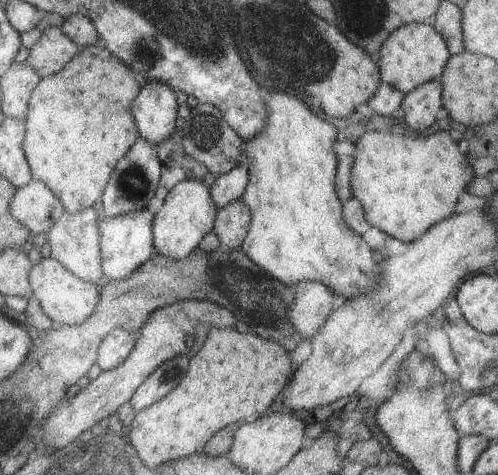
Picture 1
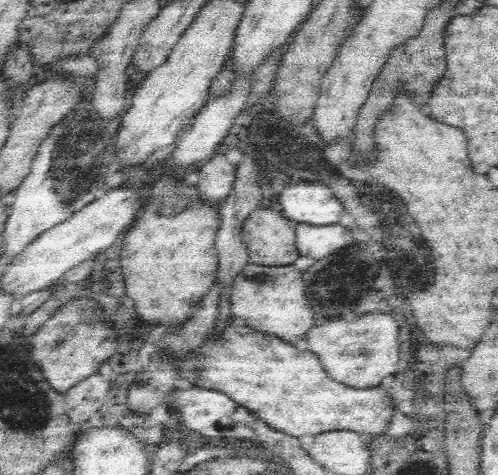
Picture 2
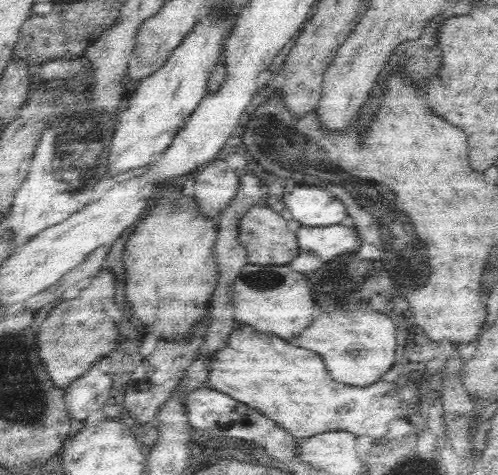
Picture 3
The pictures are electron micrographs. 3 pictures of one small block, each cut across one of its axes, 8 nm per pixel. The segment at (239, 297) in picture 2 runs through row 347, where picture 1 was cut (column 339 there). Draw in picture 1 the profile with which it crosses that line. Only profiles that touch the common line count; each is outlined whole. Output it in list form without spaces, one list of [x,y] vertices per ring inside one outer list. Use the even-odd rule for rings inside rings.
[[[301,282],[295,286],[293,294],[291,324],[301,336],[309,338],[323,326],[333,310],[345,302],[345,296],[339,296],[331,288],[317,282]]]

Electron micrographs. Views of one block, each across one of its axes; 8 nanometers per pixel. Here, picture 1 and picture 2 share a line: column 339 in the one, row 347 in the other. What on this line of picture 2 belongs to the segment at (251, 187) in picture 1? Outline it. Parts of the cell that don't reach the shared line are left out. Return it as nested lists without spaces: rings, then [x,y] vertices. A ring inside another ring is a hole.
[[[234,322],[216,340],[220,340],[220,346],[212,348],[206,344],[198,356],[188,354],[182,362],[180,376],[188,378],[198,388],[230,396],[234,402],[262,418],[270,428],[294,438],[316,438],[318,434],[338,430],[348,430],[360,436],[382,436],[386,434],[392,416],[400,412],[382,384],[366,390],[338,384],[328,378],[316,354],[310,350],[298,350],[274,334],[262,334],[250,326]]]

